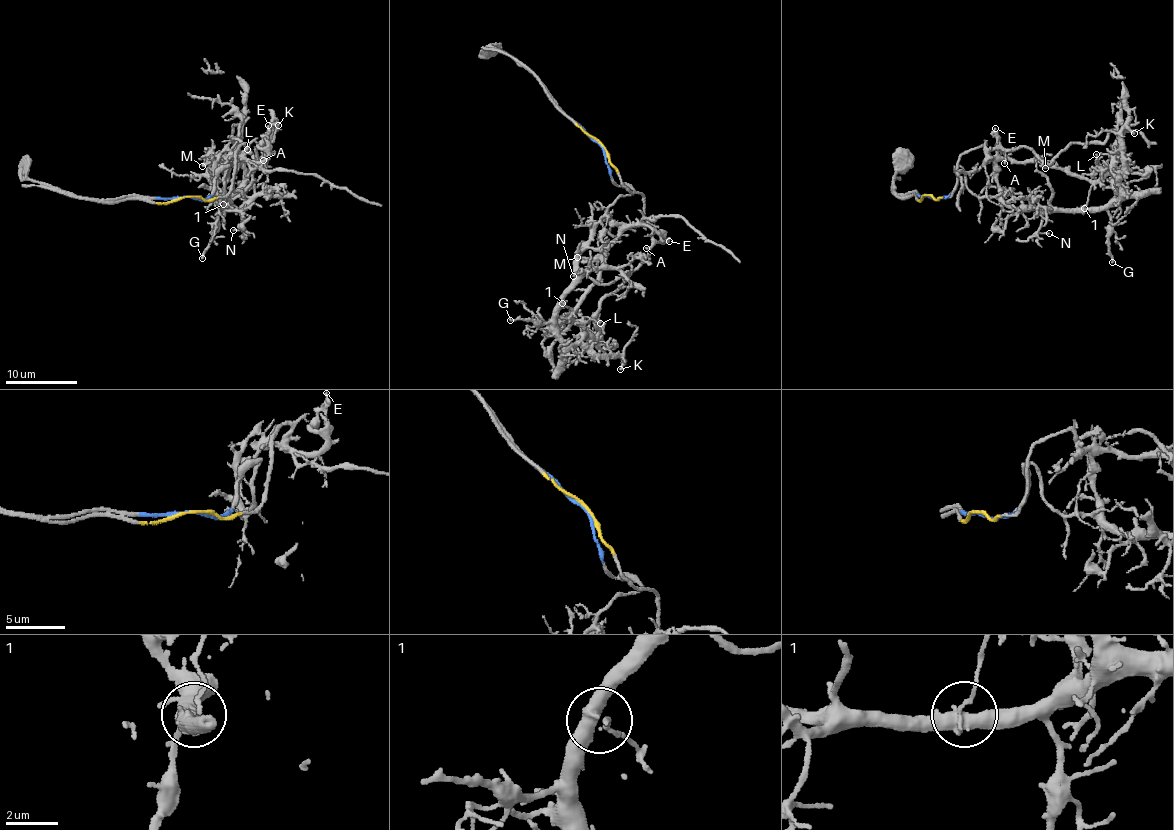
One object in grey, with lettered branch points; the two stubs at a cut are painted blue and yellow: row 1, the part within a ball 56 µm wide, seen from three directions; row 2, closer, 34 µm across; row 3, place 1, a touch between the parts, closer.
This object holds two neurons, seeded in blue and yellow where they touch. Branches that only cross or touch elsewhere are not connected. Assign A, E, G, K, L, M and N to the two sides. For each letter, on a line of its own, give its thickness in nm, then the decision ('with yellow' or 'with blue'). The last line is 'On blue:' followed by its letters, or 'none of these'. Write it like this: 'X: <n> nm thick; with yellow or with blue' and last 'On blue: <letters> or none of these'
A: 130 nm thick; with yellow
E: 220 nm thick; with yellow
G: 180 nm thick; with blue
K: 200 nm thick; with blue
L: 150 nm thick; with yellow
M: 240 nm thick; with yellow
N: 140 nm thick; with blue
On blue: G, K, N

